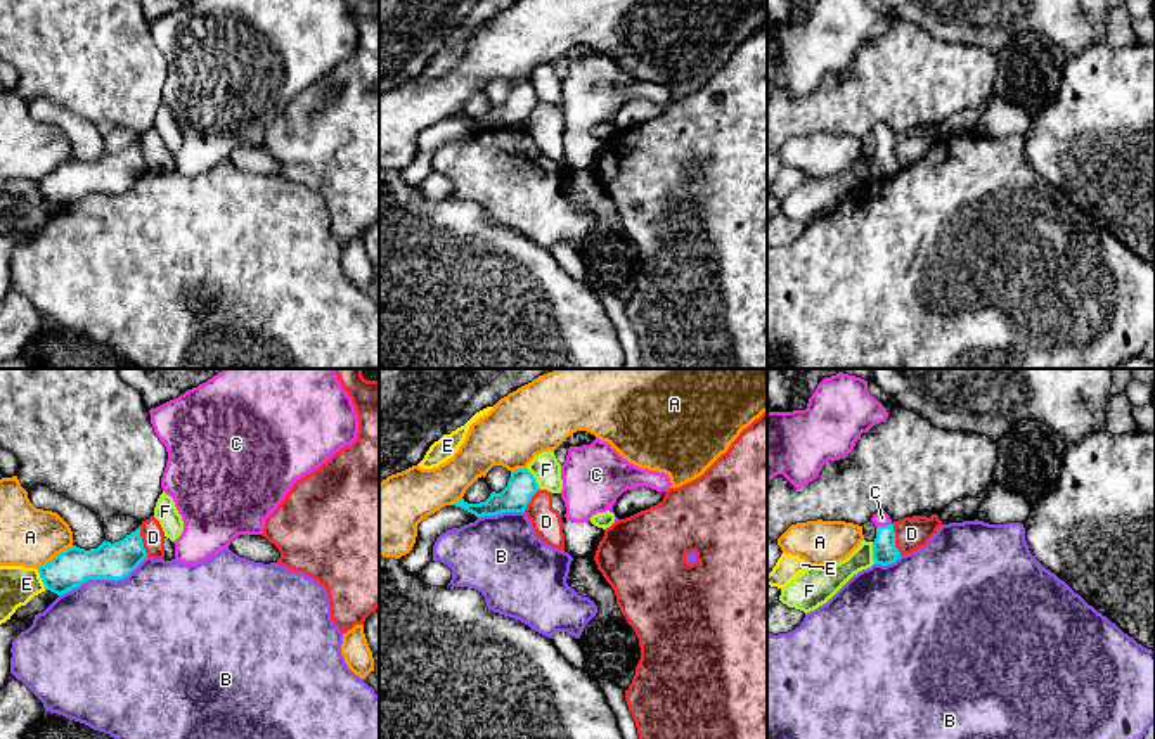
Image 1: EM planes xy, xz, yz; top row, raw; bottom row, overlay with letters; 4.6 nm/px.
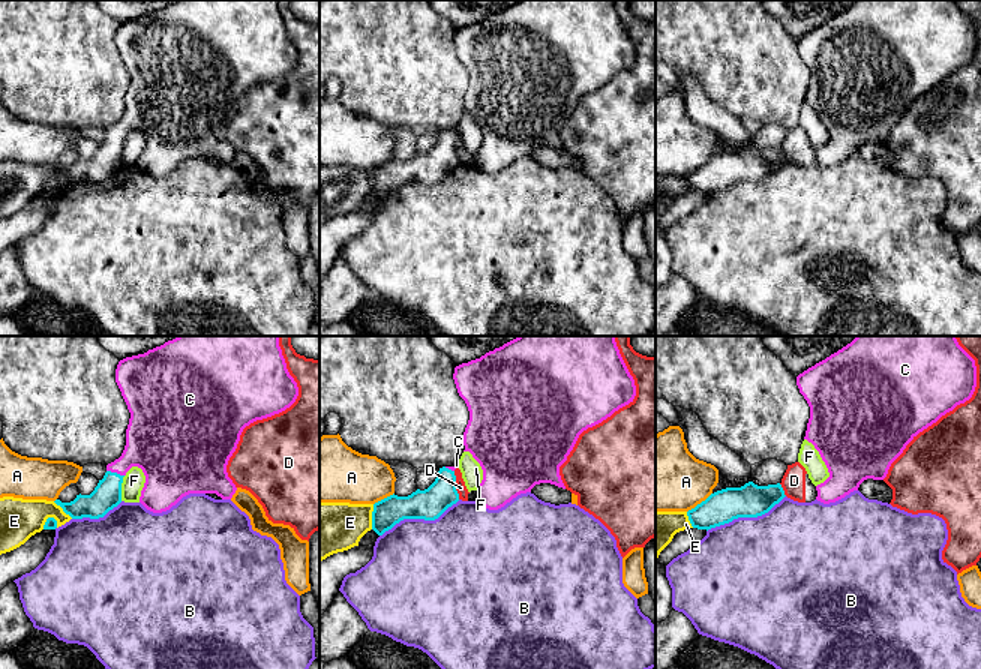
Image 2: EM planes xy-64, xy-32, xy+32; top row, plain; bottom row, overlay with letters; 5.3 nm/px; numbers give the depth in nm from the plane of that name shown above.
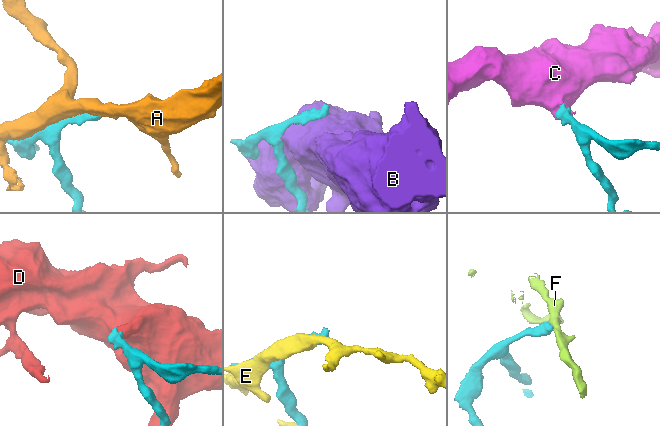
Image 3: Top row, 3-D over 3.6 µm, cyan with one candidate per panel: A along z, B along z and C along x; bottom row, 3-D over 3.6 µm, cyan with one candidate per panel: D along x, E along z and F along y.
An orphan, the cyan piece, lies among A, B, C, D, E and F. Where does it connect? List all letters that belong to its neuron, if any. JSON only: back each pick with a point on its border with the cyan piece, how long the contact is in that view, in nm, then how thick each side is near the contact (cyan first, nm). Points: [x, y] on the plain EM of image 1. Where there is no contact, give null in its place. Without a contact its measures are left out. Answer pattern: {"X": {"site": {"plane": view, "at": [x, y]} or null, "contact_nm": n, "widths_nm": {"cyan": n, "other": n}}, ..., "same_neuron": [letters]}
{"C": {"site": {"plane": "yz", "at": [883, 139]}, "contact_nm": 80, "widths_nm": {"cyan": 110, "other": 70}}, "same_neuron": ["C"]}

